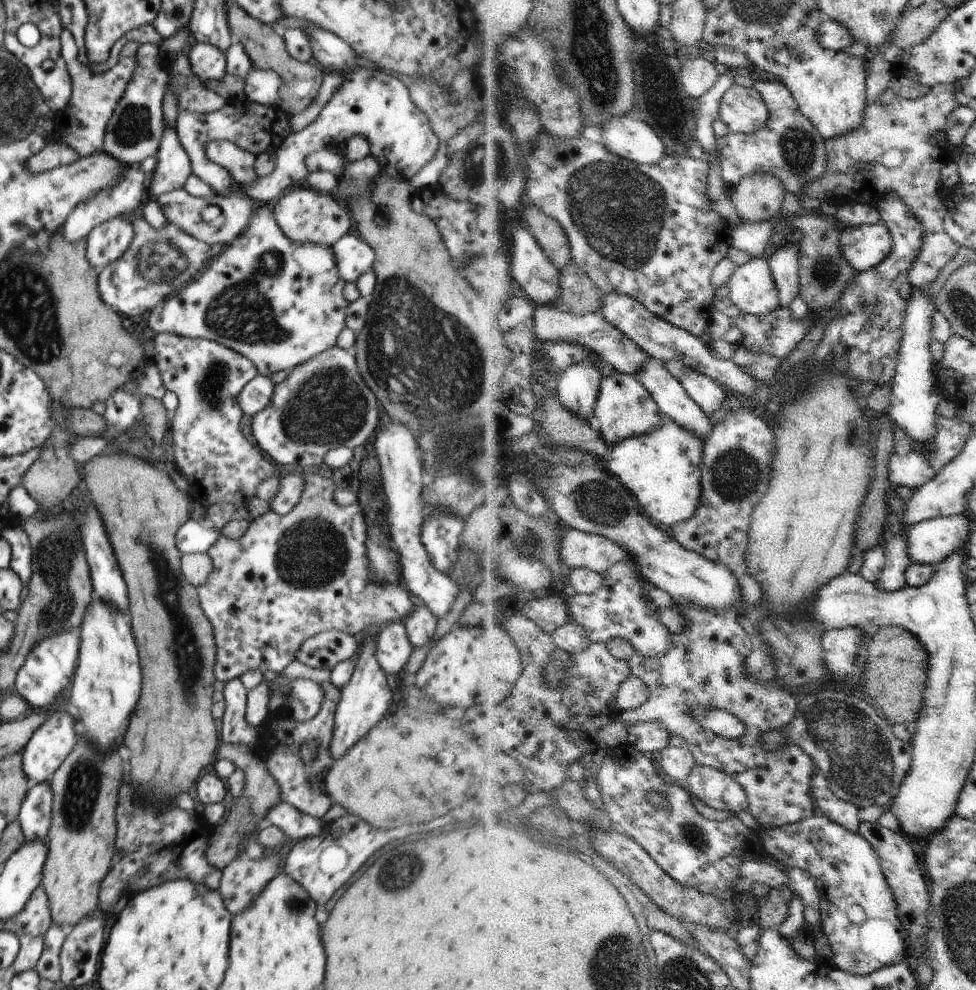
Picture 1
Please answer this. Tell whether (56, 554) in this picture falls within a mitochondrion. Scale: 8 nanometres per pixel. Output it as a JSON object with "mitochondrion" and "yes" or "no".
{"mitochondrion":"yes"}

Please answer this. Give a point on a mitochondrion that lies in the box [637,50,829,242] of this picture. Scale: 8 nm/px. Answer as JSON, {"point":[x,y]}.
{"point":[797,152]}

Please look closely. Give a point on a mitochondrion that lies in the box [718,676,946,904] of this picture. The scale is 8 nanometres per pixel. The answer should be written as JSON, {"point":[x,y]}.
{"point":[861,760]}

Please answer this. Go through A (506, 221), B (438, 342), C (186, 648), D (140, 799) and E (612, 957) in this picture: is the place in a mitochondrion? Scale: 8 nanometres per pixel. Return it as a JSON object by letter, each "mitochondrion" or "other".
{"A":"other","B":"mitochondrion","C":"mitochondrion","D":"other","E":"mitochondrion"}

